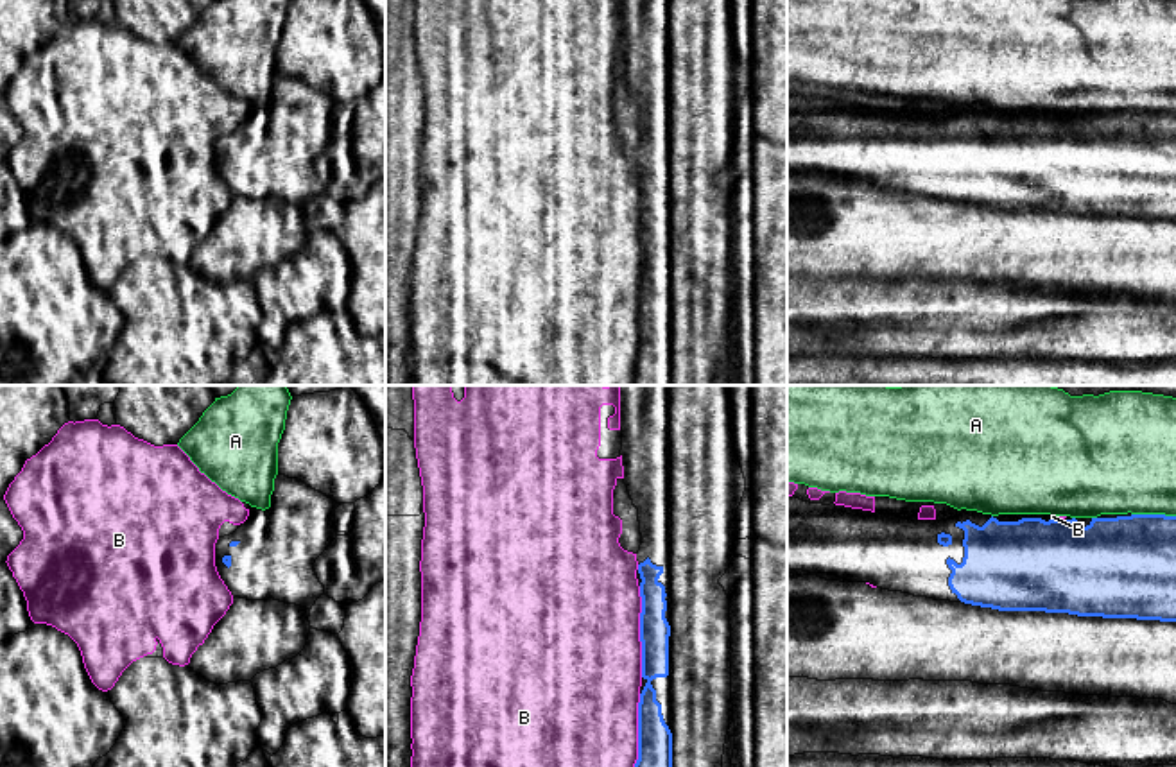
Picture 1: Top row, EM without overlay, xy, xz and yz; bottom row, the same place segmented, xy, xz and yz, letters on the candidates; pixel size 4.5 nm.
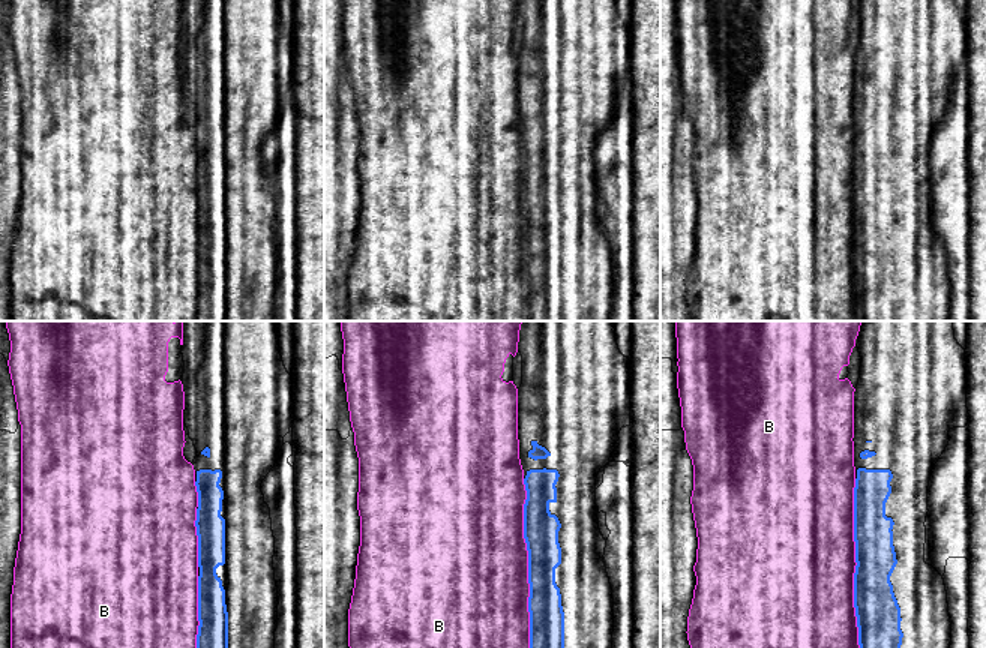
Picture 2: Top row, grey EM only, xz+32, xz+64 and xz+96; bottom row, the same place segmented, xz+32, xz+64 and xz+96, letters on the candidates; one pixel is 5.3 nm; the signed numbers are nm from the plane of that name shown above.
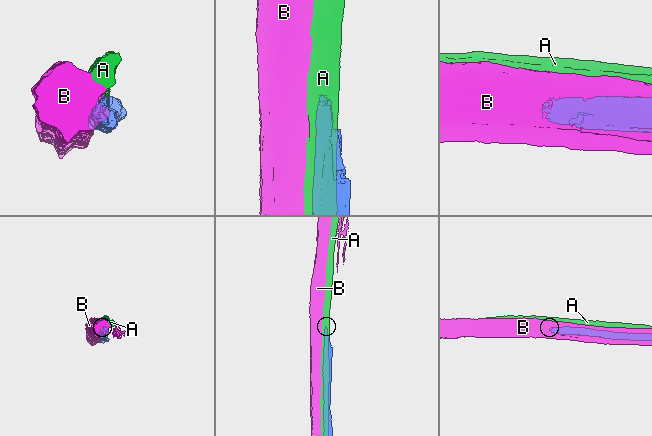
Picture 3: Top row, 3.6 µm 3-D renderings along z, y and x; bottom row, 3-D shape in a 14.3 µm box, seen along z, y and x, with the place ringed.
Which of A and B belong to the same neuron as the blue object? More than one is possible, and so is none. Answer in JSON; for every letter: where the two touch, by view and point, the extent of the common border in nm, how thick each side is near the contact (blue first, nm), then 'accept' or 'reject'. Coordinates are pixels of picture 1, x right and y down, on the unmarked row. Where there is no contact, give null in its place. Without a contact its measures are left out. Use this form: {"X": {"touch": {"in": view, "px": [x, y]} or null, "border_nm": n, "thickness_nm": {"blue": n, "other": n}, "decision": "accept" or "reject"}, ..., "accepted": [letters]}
{"A": {"touch": {"in": "yz", "px": [1153, 113]}, "border_nm": 200, "thickness_nm": {"blue": 440, "other": 420}, "decision": "reject"}, "B": {"touch": {"in": "xz", "px": [639, 339]}, "border_nm": 420, "thickness_nm": {"blue": 180, "other": 500}, "decision": "reject"}, "accepted": []}

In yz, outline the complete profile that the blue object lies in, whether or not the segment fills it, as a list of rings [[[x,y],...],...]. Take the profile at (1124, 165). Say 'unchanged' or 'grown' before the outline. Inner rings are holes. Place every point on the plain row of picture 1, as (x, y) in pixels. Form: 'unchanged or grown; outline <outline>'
grown; outline [[[787,95],[787,168],[837,174],[914,195],[999,210],[1176,220],[1176,115],[1101,113],[1054,118],[1051,113],[982,113],[961,108],[952,118],[900,116]]]

